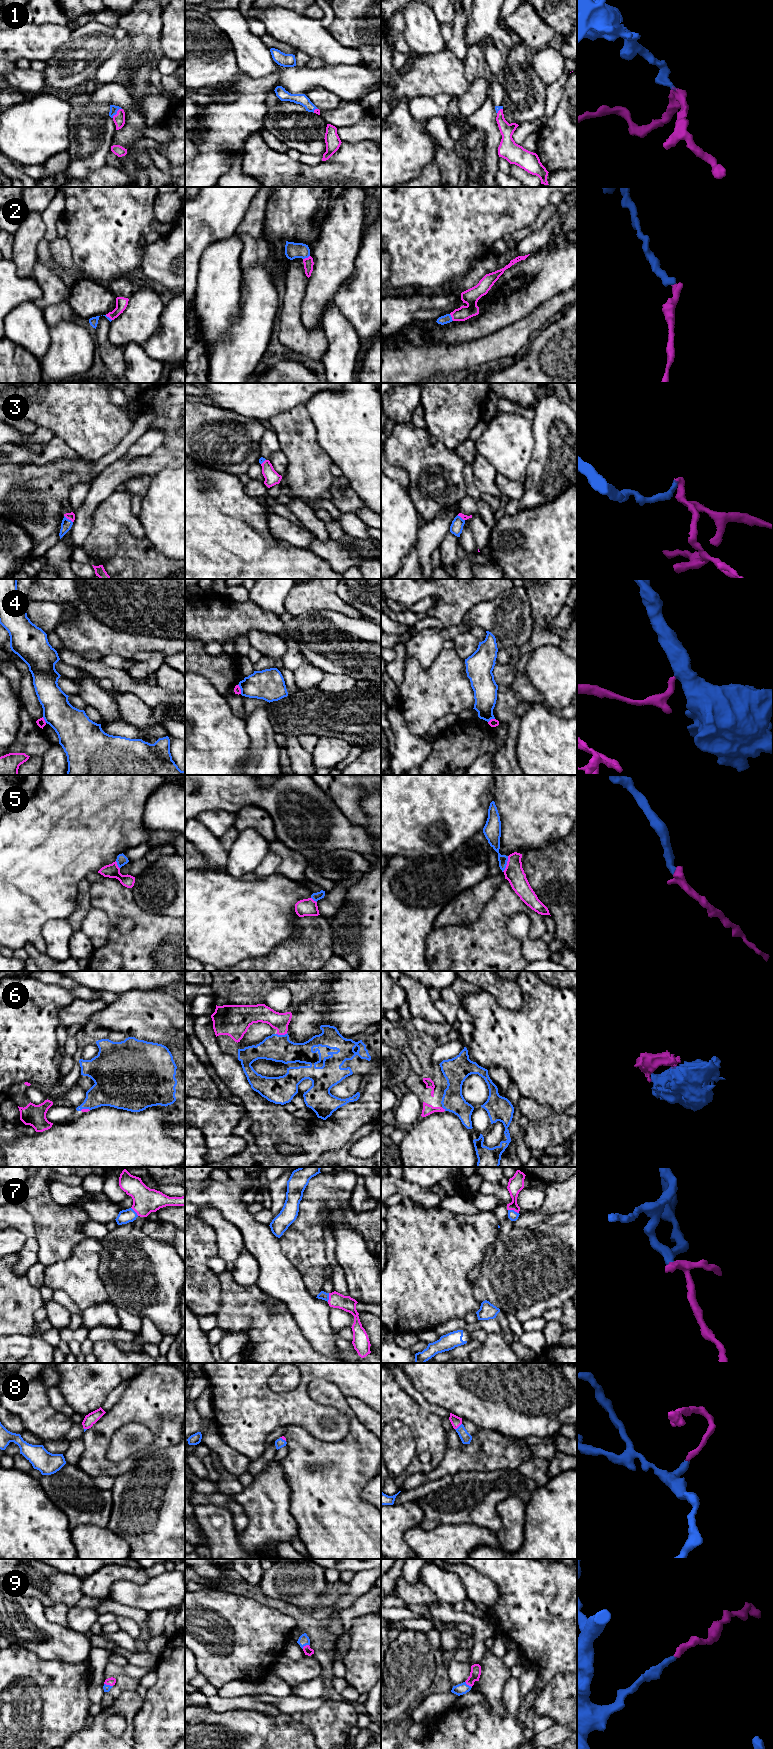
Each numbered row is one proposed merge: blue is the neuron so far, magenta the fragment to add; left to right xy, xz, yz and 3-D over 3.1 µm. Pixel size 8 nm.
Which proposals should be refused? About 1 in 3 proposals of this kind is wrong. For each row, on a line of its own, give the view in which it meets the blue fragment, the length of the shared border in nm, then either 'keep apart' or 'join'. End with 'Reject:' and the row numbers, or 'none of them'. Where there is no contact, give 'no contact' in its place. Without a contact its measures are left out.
1: contact in xy; length 110 nm; join
2: contact in xz; length 70 nm; join
3: contact in xy; length 90 nm; join
4: contact in yz; length 70 nm; keep apart
5: contact in yz; length 140 nm; join
6: contact in xz; length 100 nm; join
7: contact in yz; length 90 nm; join
8: contact in yz; length 80 nm; join
9: contact in yz; length 80 nm; join
Reject: 4

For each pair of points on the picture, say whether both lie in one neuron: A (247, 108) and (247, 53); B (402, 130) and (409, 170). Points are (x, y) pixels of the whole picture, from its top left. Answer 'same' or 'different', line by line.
A: different
B: same

